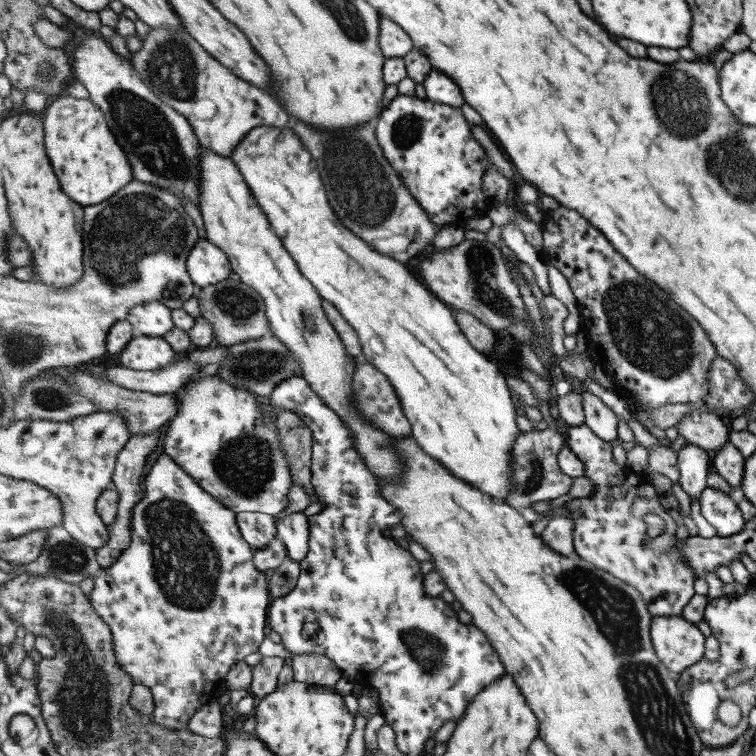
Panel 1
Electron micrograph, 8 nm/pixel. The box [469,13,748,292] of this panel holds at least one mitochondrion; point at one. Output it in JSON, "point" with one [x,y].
{"point":[681,102]}

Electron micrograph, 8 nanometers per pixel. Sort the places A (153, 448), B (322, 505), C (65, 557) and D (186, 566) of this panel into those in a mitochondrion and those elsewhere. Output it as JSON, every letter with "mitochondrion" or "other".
{"A":"other","B":"other","C":"mitochondrion","D":"mitochondrion"}

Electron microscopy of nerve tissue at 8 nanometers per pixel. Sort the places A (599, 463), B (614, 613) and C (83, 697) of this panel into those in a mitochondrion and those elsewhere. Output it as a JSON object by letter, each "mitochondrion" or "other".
{"A":"other","B":"mitochondrion","C":"mitochondrion"}

